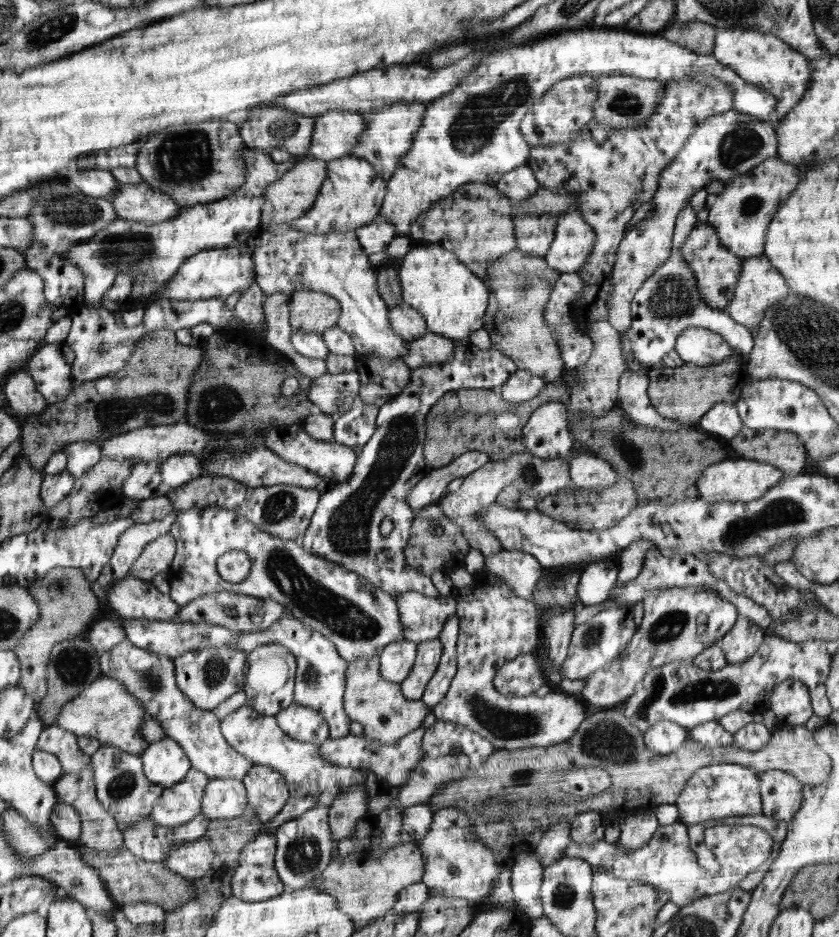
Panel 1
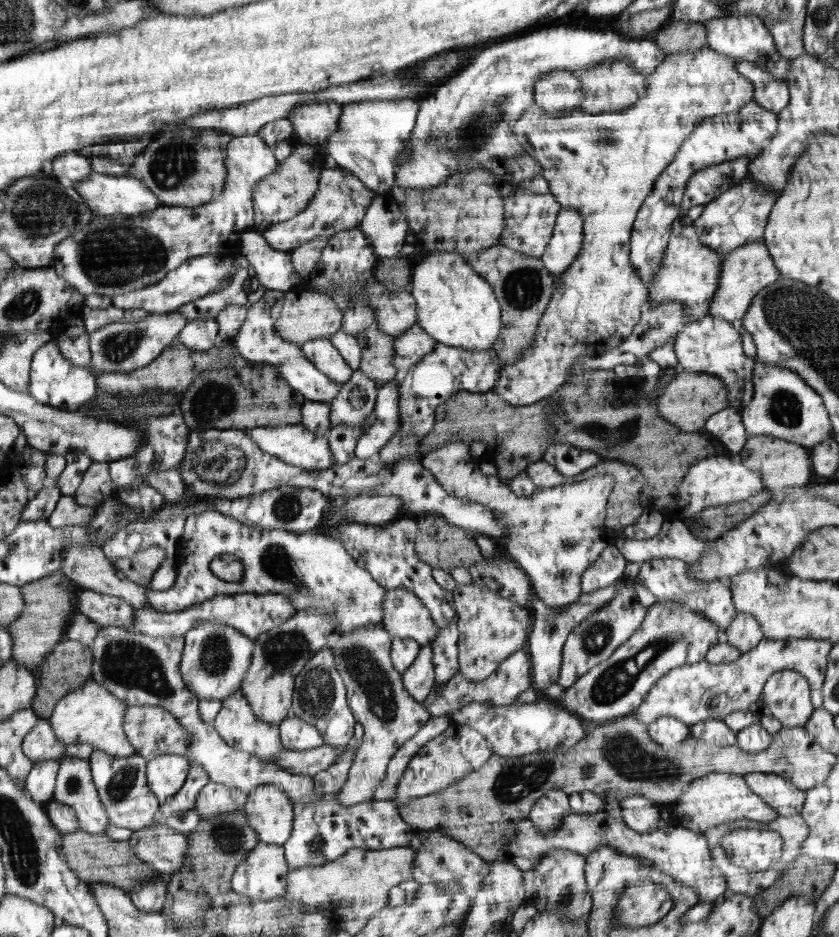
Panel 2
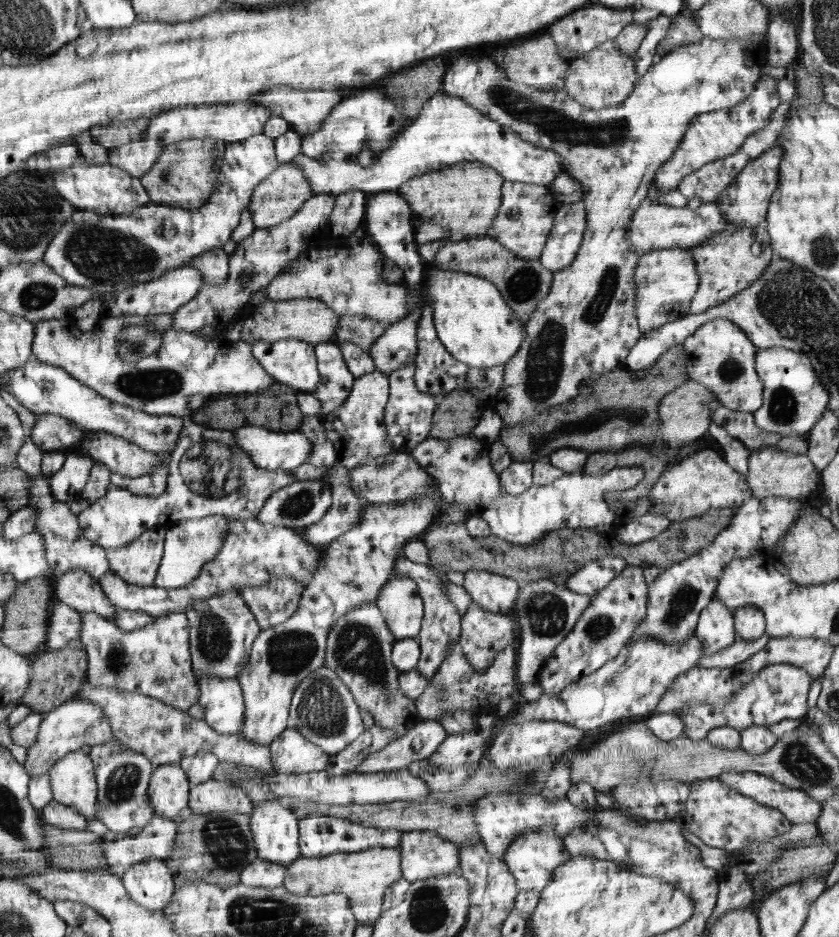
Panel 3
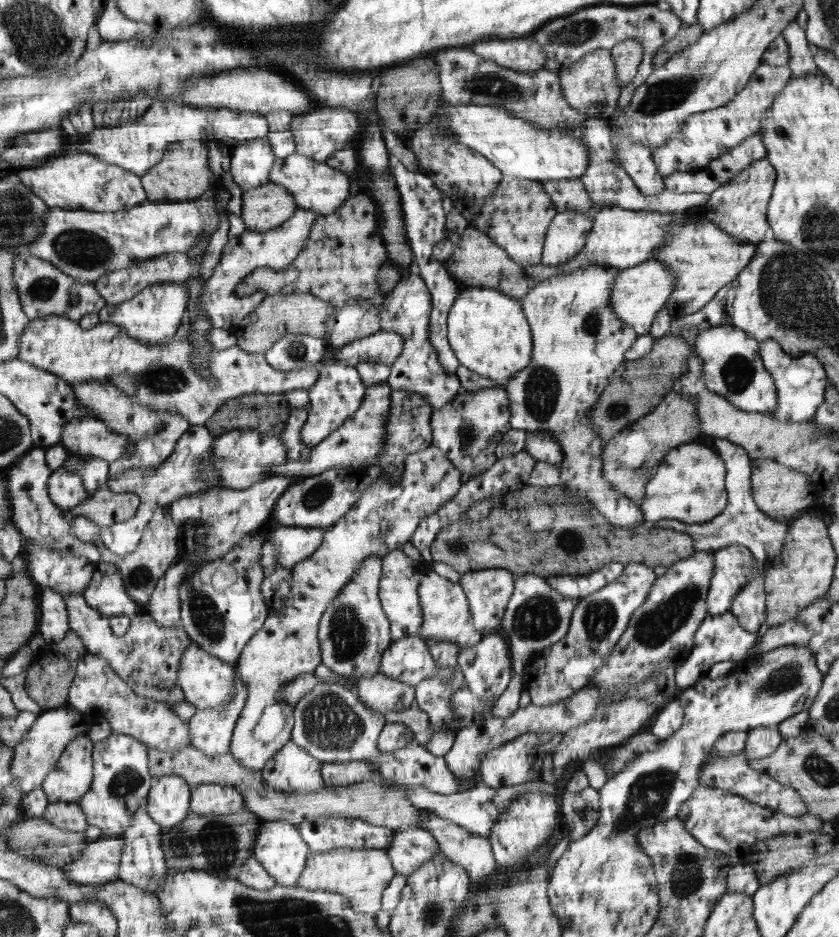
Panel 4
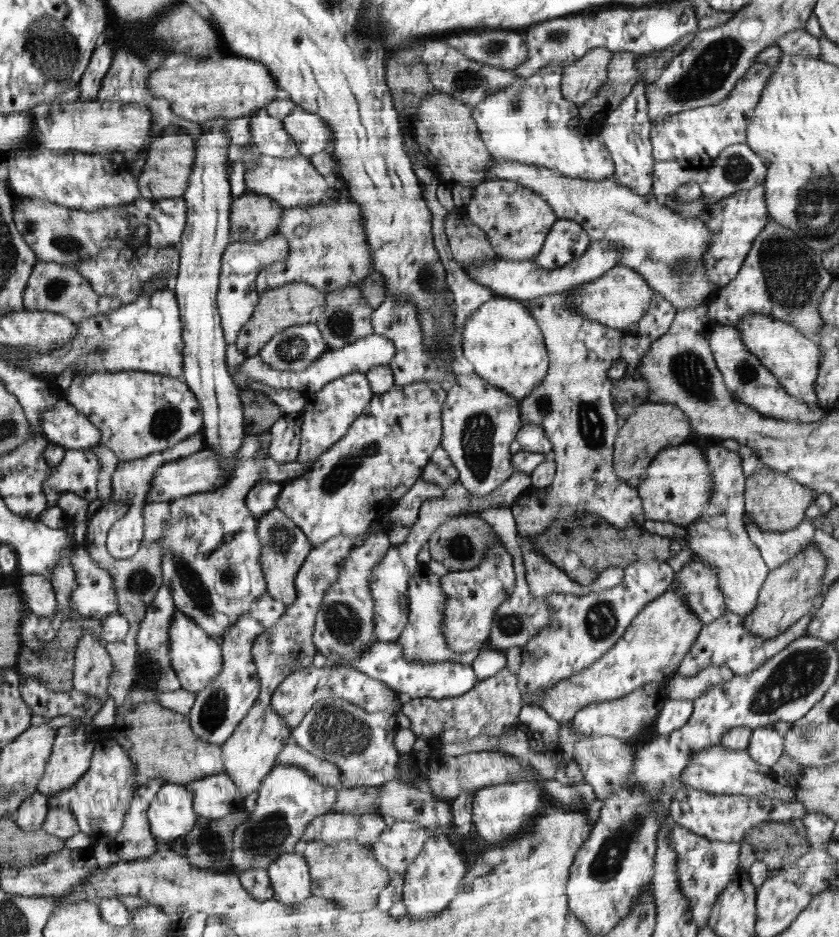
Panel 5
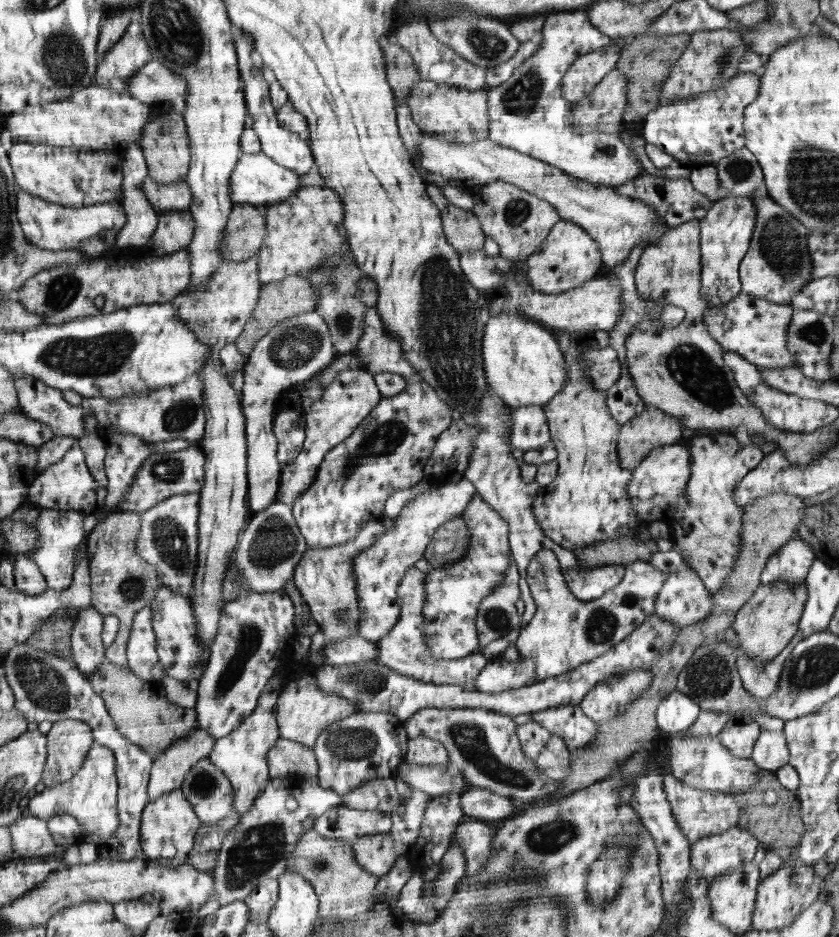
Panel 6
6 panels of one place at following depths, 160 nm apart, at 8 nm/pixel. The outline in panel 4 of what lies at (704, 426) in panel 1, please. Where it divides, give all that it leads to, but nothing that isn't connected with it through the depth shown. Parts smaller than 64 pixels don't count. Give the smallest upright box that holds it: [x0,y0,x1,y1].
[642,438,788,563]

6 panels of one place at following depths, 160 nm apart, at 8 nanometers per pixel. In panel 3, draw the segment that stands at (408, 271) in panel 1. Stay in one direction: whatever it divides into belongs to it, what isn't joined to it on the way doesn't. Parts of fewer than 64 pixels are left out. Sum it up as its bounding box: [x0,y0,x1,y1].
[423,269,526,370]

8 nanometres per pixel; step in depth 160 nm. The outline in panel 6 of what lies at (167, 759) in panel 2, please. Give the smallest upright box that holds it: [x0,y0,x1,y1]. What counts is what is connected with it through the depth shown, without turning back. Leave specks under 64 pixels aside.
[140,789,200,867]

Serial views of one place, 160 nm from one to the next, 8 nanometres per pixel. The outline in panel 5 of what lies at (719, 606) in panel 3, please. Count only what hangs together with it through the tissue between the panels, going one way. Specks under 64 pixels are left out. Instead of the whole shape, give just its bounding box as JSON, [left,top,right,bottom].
[677,606,817,676]

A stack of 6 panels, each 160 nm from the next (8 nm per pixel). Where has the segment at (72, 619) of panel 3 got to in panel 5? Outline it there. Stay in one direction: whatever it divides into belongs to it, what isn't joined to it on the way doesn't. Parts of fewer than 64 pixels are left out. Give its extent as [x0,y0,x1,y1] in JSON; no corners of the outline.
[18,573,58,616]

